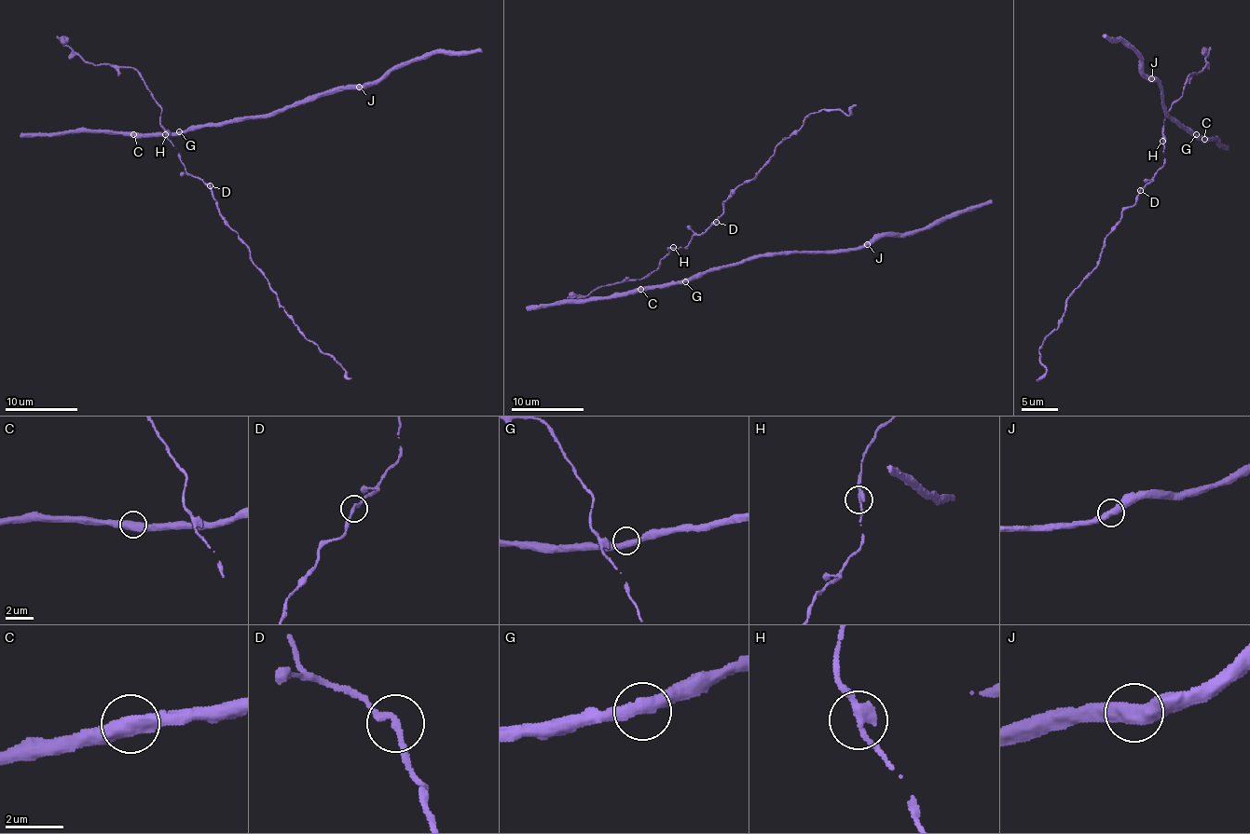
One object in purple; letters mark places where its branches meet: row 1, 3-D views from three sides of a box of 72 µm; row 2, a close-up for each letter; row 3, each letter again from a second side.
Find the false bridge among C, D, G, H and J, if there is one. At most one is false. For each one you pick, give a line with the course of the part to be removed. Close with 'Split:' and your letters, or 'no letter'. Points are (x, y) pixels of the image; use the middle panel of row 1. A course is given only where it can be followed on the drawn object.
J: foreign part runs (867, 243), (888, 237), (899, 238), (992, 200)
Split: J

